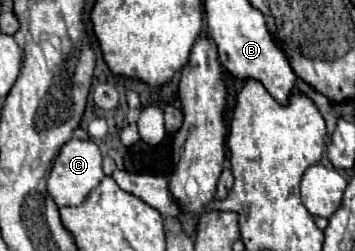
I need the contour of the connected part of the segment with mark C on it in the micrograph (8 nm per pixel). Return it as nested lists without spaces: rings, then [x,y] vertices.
[[[72,138],[62,146],[60,154],[56,156],[56,162],[52,164],[52,172],[48,176],[48,194],[52,196],[58,208],[80,206],[88,198],[88,194],[102,182],[102,178],[102,154],[98,146],[92,140]]]

